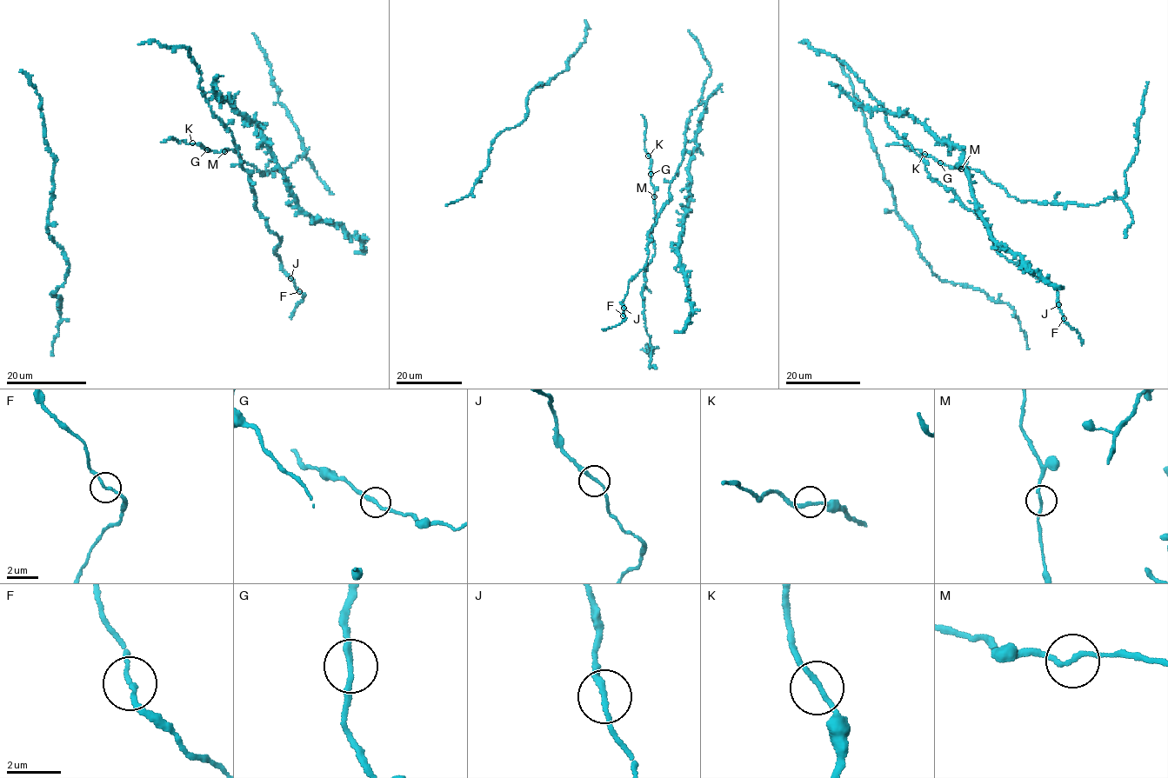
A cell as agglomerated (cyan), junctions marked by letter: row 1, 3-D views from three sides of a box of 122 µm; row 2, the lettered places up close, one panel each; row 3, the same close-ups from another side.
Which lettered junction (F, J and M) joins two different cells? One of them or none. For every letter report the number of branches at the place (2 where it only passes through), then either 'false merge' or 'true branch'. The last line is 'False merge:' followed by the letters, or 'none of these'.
F: branches 2; true branch
J: branches 2; true branch
M: branches 2; true branch
False merge: none of these

